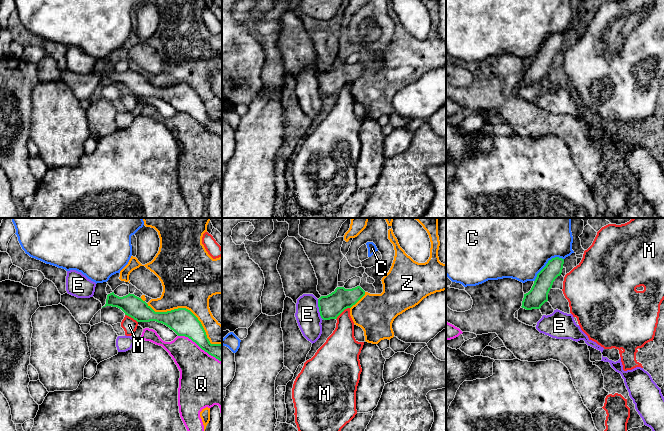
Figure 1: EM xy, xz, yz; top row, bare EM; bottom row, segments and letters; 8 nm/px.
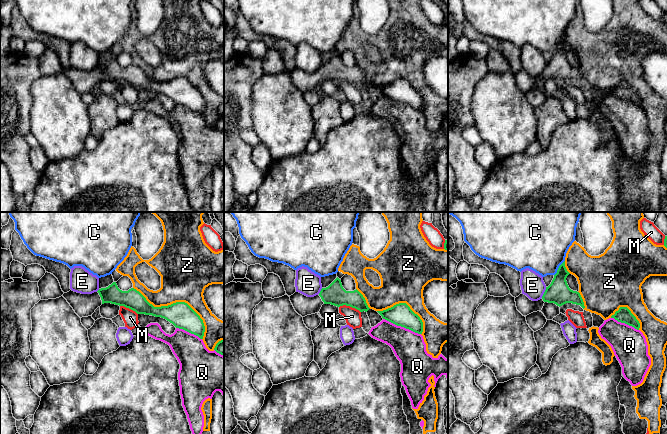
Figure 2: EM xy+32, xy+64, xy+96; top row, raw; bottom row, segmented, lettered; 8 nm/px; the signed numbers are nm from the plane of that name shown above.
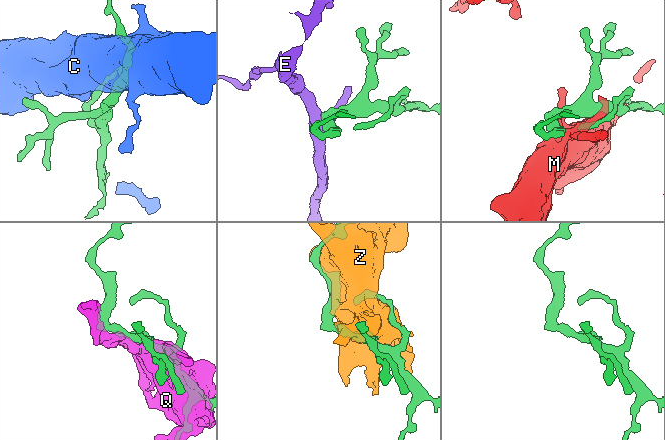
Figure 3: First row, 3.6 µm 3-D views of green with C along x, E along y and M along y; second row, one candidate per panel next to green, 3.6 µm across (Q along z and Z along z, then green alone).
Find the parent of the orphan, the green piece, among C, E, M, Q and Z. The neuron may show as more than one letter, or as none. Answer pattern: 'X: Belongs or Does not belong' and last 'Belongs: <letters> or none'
C: Does not belong
E: Does not belong
M: Does not belong
Q: Does not belong
Z: Does not belong
Belongs: none

